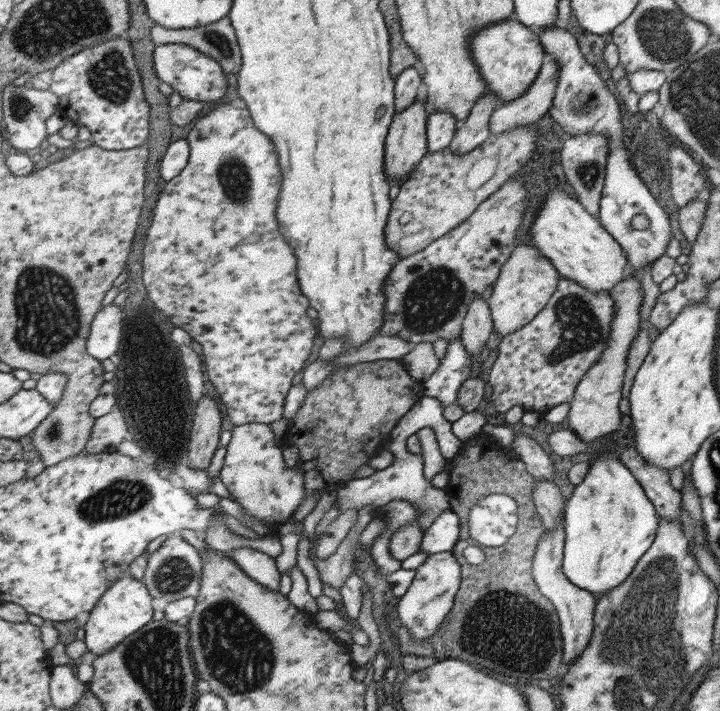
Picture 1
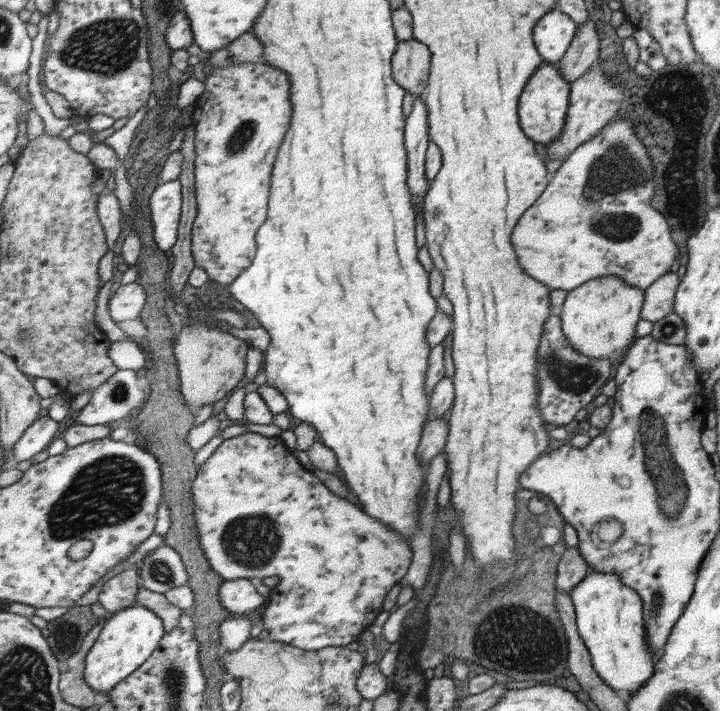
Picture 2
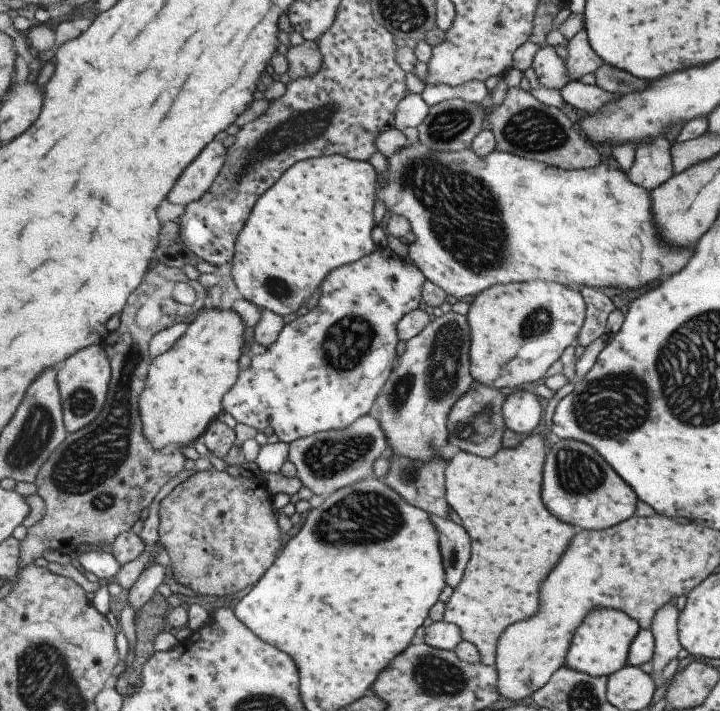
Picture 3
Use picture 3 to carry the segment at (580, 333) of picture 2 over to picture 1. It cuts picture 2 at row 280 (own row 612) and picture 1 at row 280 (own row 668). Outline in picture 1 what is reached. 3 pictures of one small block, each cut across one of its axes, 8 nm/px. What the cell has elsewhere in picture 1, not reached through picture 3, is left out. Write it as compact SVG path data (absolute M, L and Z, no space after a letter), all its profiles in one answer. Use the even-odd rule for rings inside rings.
M555 187L551 189L540 204L534 221L529 229L532 244L536 246L558 268L561 276L576 280L584 287L591 289L595 294L601 291L610 292L627 274L629 261L622 244L601 225L599 218L595 218L578 199L571 198L565 190Z

